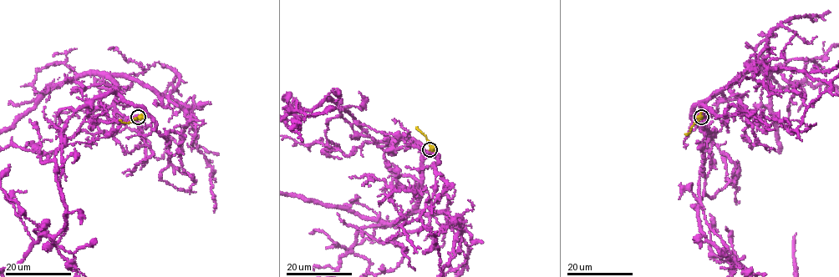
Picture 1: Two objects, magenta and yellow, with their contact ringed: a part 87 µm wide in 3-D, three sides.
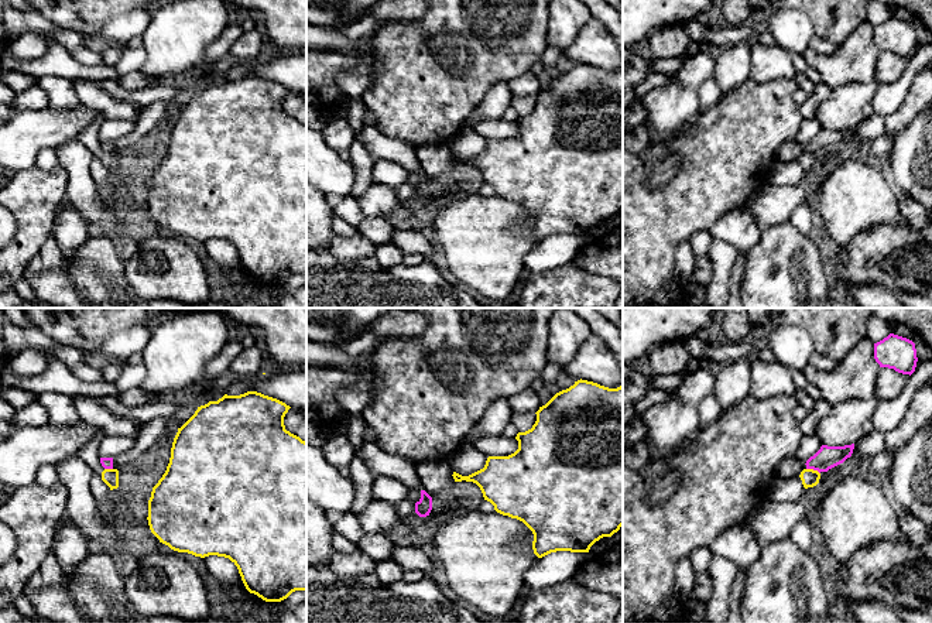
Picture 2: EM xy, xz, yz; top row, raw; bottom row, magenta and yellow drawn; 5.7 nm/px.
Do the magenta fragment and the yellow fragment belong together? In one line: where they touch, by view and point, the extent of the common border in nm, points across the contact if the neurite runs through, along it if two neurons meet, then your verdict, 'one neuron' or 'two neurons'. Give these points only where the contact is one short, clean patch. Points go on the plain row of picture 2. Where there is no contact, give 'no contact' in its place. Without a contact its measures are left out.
contact yz (814, 153); length 90 nm; border yz (807, 151), (812, 151), (819, 157); two neurons

